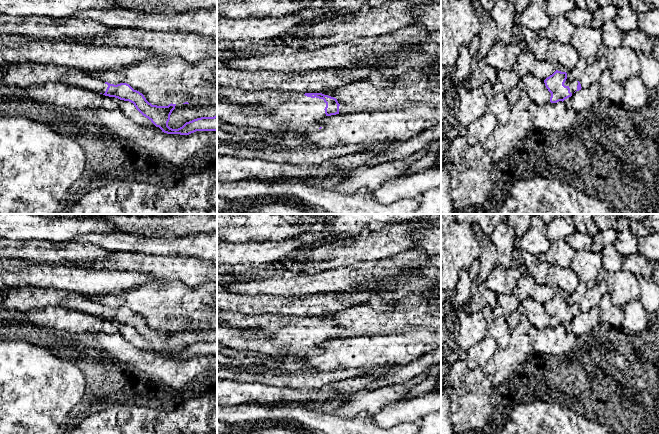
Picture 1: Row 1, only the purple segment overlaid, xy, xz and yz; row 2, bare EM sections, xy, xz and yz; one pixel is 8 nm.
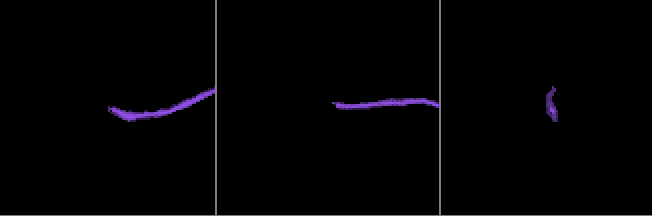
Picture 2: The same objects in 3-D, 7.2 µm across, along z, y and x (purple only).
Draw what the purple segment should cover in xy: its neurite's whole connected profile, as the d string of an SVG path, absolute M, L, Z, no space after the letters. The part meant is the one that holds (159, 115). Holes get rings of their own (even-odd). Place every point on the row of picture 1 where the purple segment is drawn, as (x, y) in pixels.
M35 63L5 64L0 66L0 70L3 72L0 85L26 87L42 85L48 82L58 82L83 87L102 93L105 96L129 101L134 104L143 116L167 134L189 135L196 131L217 131L217 115L197 118L186 122L178 129L172 129L168 126L168 122L176 104L171 103L168 106L152 105L142 93L134 90L129 84L110 84L90 75L84 70L53 64Z

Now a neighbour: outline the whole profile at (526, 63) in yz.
M524 48L519 54L513 69L520 78L527 74L533 74L545 80L552 75L557 68L558 64L556 62L549 62L547 60L539 61L531 51Z

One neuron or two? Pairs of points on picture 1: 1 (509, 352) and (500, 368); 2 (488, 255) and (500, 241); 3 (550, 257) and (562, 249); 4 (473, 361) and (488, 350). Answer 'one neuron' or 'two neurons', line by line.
1: one neuron
2: two neurons
3: one neuron
4: one neuron

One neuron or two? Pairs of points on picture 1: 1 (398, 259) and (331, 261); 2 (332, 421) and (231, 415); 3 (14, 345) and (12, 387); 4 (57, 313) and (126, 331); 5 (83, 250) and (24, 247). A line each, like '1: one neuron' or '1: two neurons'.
1: two neurons
2: one neuron
3: one neuron
4: one neuron
5: one neuron

